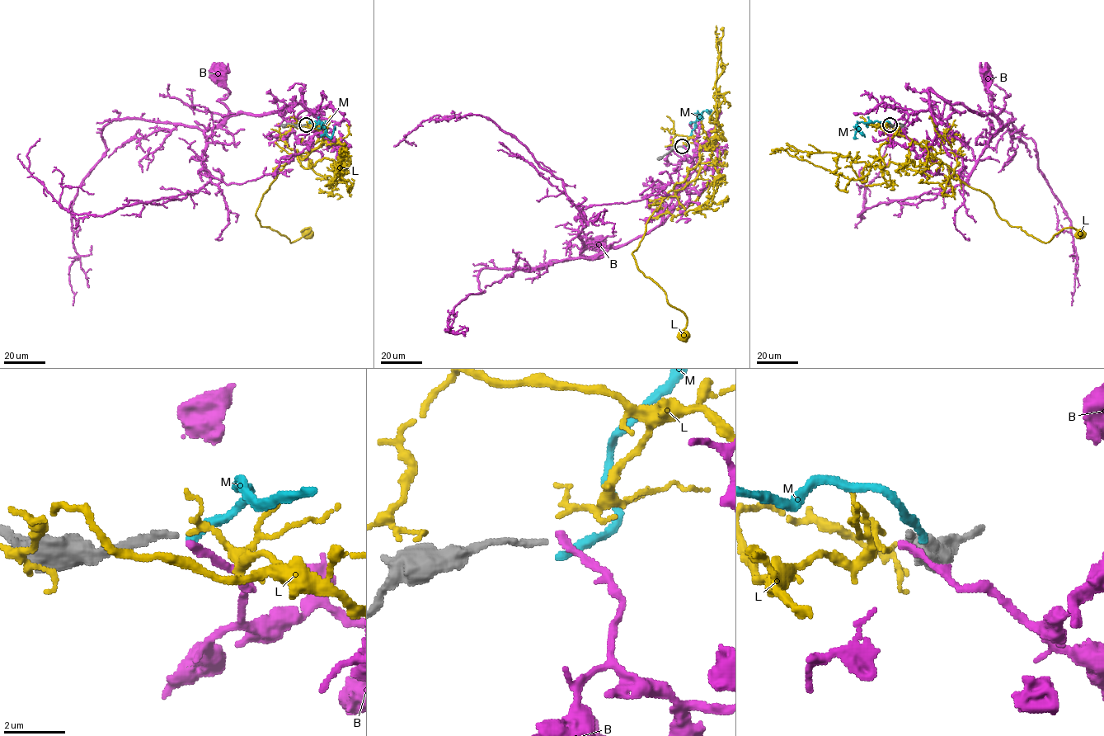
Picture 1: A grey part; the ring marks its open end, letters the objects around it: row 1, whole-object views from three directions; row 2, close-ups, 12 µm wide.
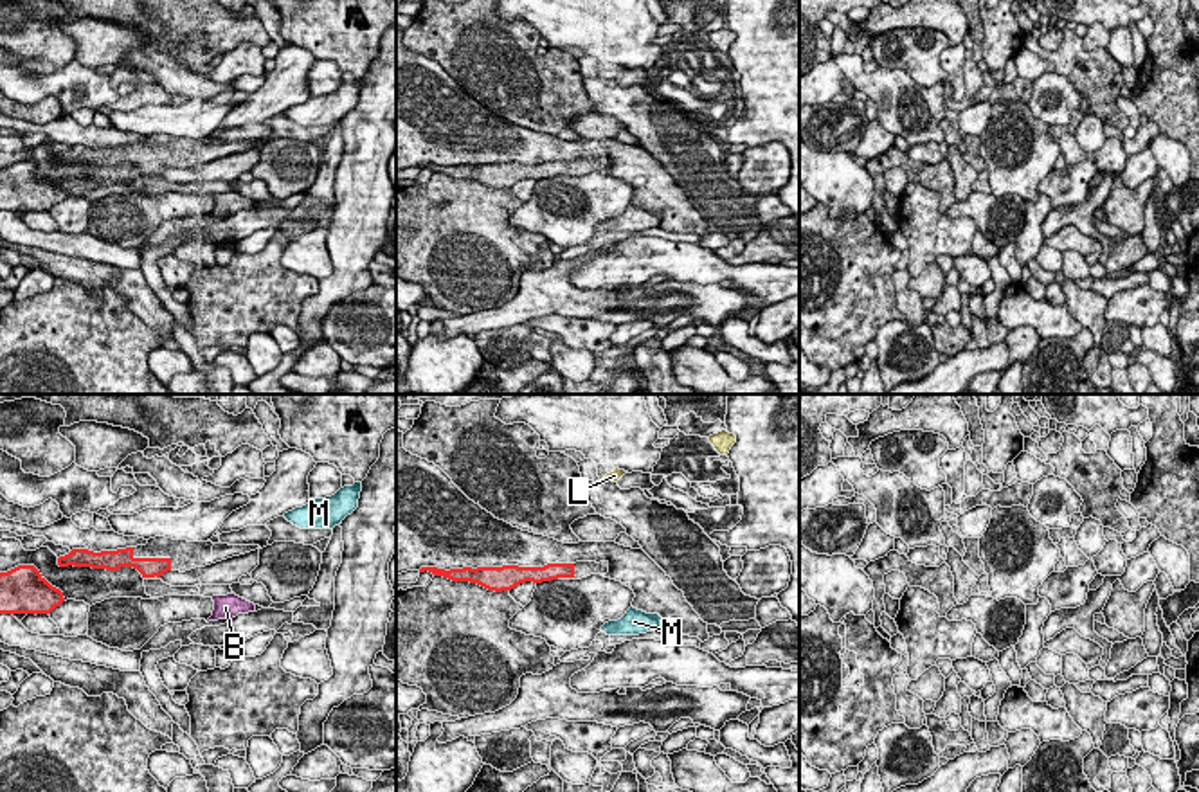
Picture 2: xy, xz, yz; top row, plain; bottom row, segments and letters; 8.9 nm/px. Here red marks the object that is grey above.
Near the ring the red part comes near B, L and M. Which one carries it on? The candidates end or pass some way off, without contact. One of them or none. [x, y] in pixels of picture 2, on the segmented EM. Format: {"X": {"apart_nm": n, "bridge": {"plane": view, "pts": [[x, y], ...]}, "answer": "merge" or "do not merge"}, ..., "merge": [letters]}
{"B": {"apart_nm": 460, "bridge": {"plane": "xy", "pts": [[170, 569], [213, 596]]}, "answer": "do not merge"}, "L": {"apart_nm": 800, "bridge": {"plane": "xz", "pts": [[573, 564], [605, 479]]}, "answer": "do not merge"}, "M": {"apart_nm": 500, "bridge": {"plane": "xz", "pts": [[573, 576], [605, 623]]}, "answer": "do not merge"}, "merge": []}

